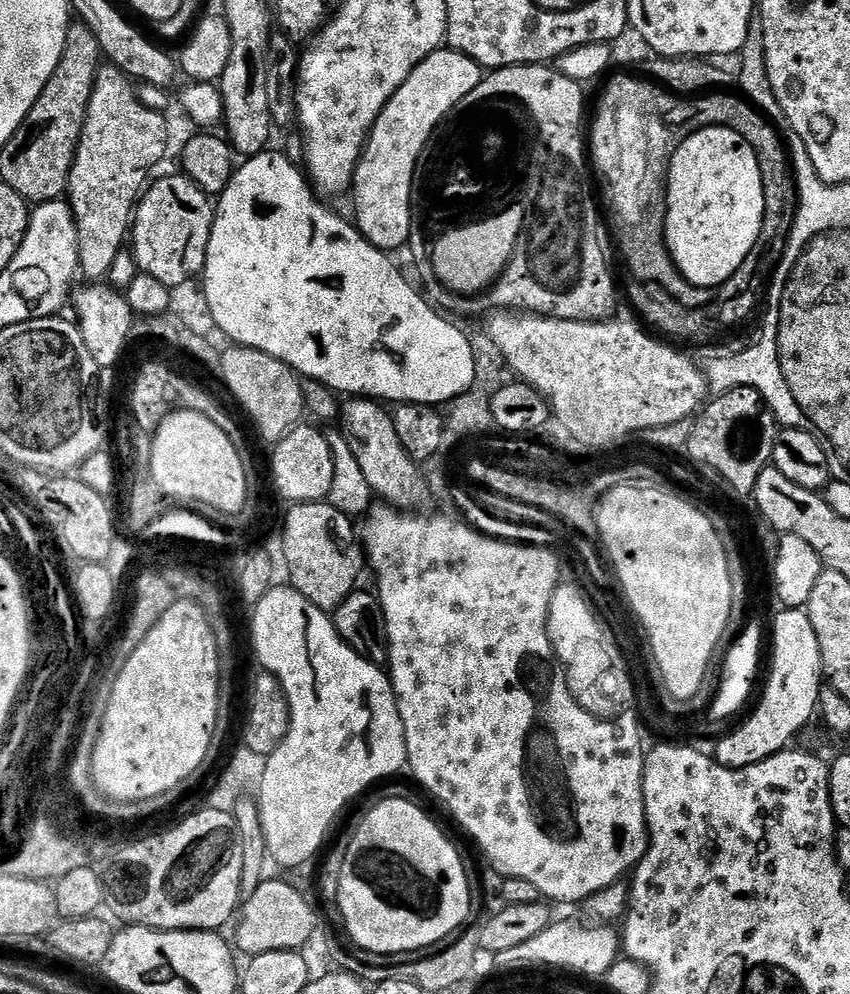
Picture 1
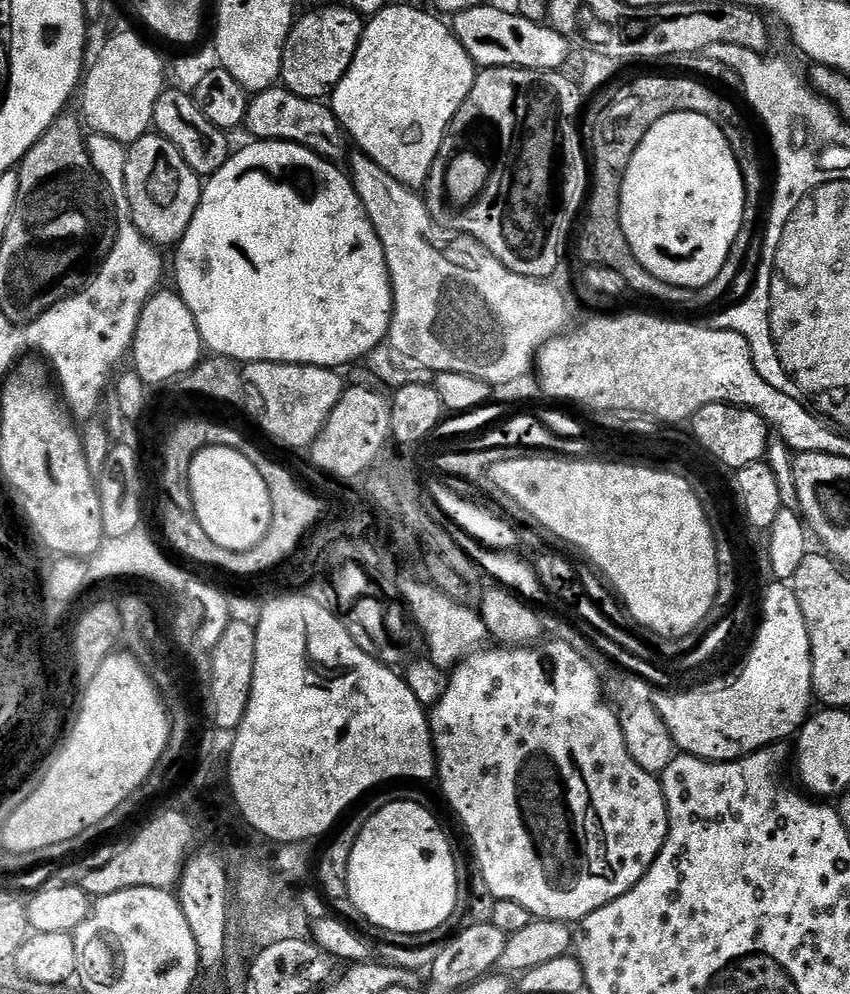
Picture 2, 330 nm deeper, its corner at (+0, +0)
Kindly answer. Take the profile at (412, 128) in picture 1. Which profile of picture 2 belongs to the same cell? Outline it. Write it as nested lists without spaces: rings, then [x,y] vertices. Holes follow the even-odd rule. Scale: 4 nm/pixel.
[[[389,3],[387,8],[376,13],[365,23],[360,45],[354,54],[354,62],[350,62],[350,70],[346,70],[342,82],[338,82],[338,86],[332,91],[330,97],[332,113],[338,118],[338,122],[347,132],[349,141],[359,151],[365,152],[374,163],[382,166],[382,170],[386,170],[386,174],[390,174],[390,178],[398,178],[398,182],[402,182],[408,188],[417,190],[423,189],[427,185],[428,175],[434,166],[434,158],[438,158],[438,150],[442,146],[446,130],[450,126],[454,114],[458,114],[462,102],[466,102],[466,94],[470,94],[478,71],[478,65],[470,58],[470,54],[462,46],[462,42],[456,37],[456,33],[452,31],[445,21],[443,24],[439,20],[439,18],[441,19],[439,15],[436,16],[431,16],[430,13],[423,12],[420,8],[411,8],[408,4]]]

